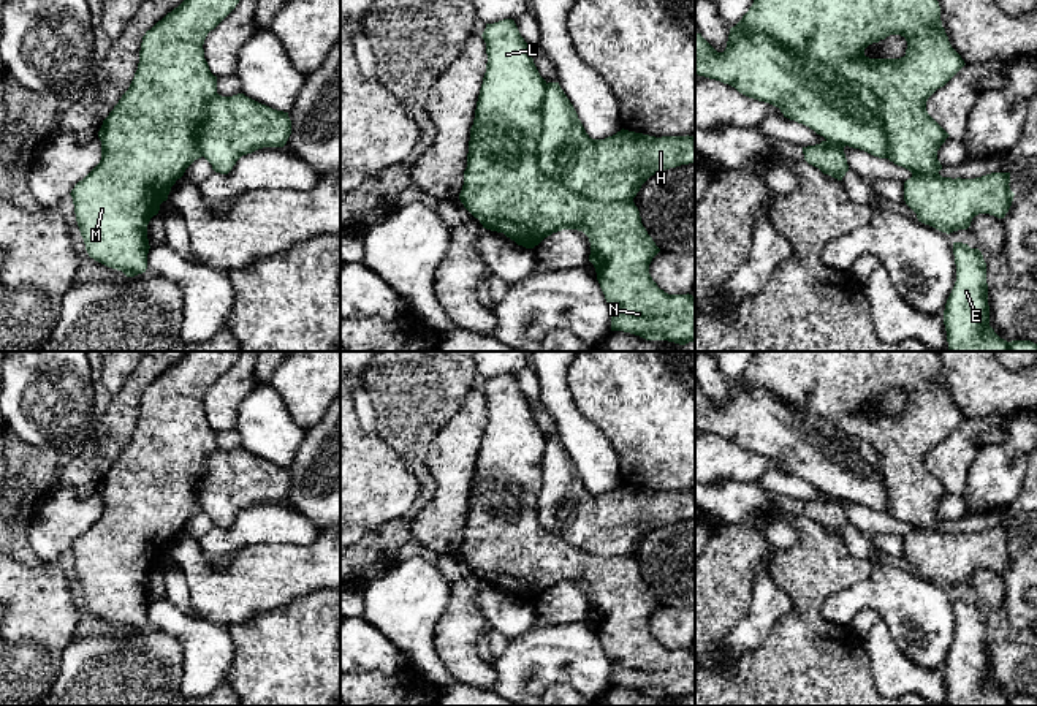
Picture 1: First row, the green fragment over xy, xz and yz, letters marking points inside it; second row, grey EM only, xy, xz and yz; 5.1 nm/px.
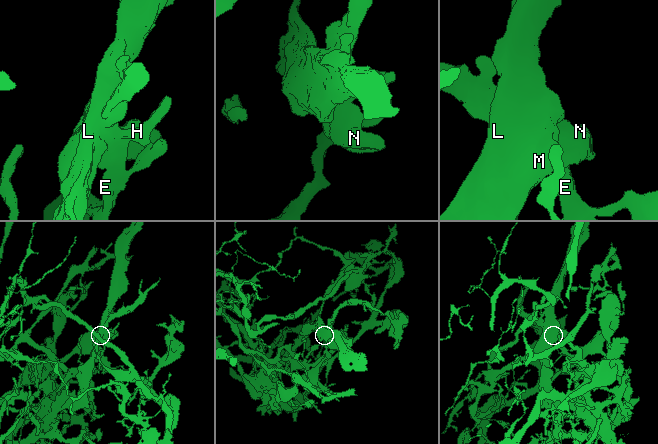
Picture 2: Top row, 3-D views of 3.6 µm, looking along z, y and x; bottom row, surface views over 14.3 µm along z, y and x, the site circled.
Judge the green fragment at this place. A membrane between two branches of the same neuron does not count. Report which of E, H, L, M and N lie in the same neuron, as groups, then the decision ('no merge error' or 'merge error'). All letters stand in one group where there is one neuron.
E H / L M N | merge error

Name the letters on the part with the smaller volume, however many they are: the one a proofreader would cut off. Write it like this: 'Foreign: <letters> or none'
Foreign: L, M, N

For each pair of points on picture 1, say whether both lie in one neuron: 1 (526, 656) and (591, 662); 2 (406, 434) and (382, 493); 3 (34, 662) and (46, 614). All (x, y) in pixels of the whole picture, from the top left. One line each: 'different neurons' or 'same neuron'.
1: same neuron
2: different neurons
3: same neuron

